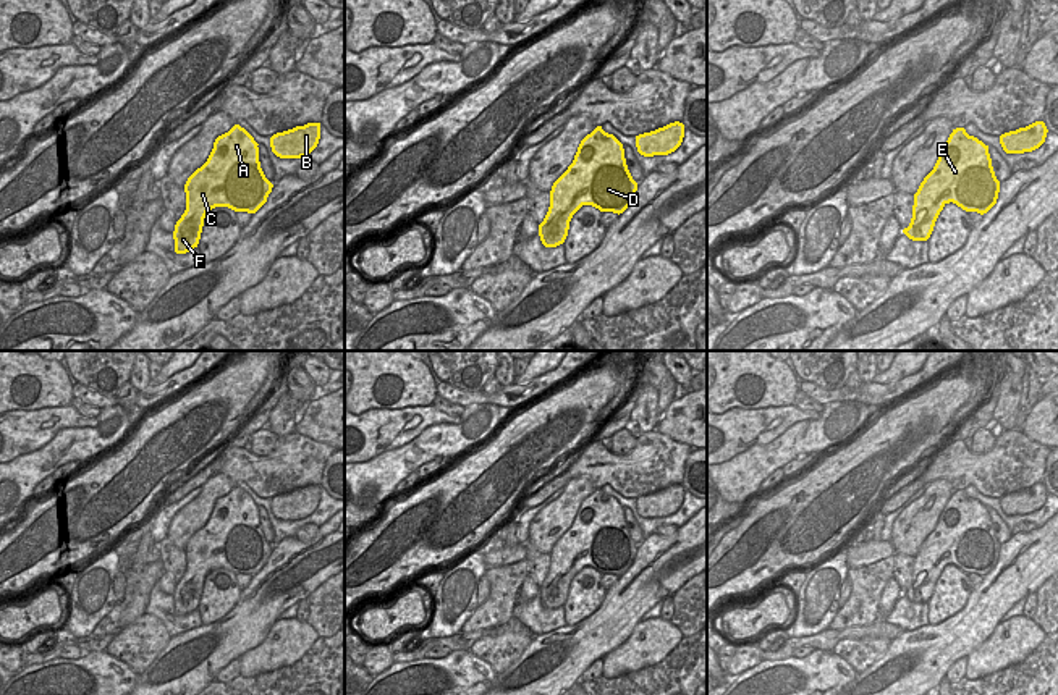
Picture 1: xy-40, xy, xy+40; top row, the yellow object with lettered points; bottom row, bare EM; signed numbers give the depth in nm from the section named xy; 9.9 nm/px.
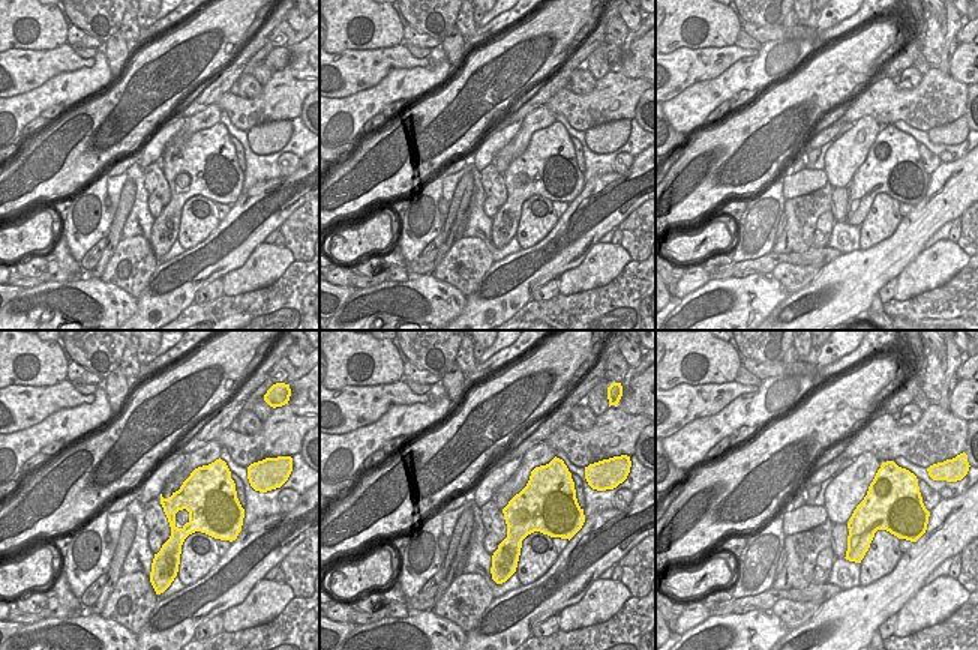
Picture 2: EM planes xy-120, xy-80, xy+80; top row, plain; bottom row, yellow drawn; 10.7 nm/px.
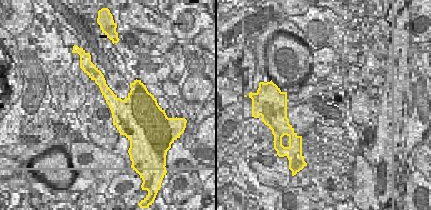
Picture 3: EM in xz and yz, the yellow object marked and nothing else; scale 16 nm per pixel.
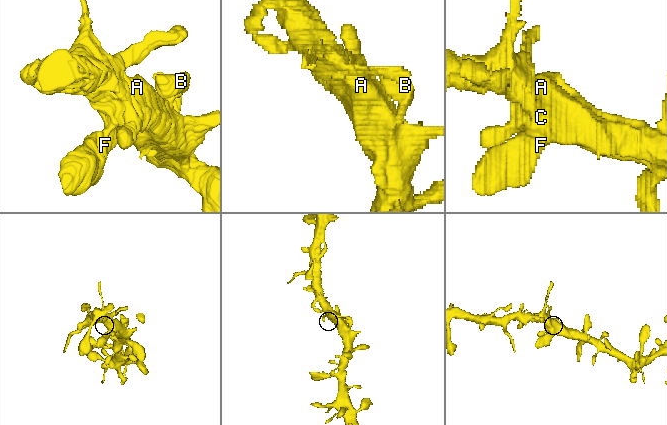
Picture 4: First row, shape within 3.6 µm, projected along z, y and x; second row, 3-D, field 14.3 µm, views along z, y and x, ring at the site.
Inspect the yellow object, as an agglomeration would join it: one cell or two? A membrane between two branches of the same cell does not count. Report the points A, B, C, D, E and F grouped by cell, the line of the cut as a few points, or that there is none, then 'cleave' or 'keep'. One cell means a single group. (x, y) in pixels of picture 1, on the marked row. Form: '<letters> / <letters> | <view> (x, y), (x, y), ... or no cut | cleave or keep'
A B C D E F | no cut | keep

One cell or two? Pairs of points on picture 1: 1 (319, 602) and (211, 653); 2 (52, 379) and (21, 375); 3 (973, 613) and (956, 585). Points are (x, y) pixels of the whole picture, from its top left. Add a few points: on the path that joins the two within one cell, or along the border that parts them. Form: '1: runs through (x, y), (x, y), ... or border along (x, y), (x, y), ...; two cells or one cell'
1: border along (327, 579), (306, 597); two cells
2: runs through (44, 379), (29, 379); one cell
3: border along (973, 589), (968, 602), (958, 611), (935, 624); two cells

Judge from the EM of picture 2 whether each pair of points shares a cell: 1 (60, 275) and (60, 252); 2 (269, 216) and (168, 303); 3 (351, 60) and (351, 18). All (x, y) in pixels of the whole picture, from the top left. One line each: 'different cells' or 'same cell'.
1: different cells
2: same cell
3: different cells

